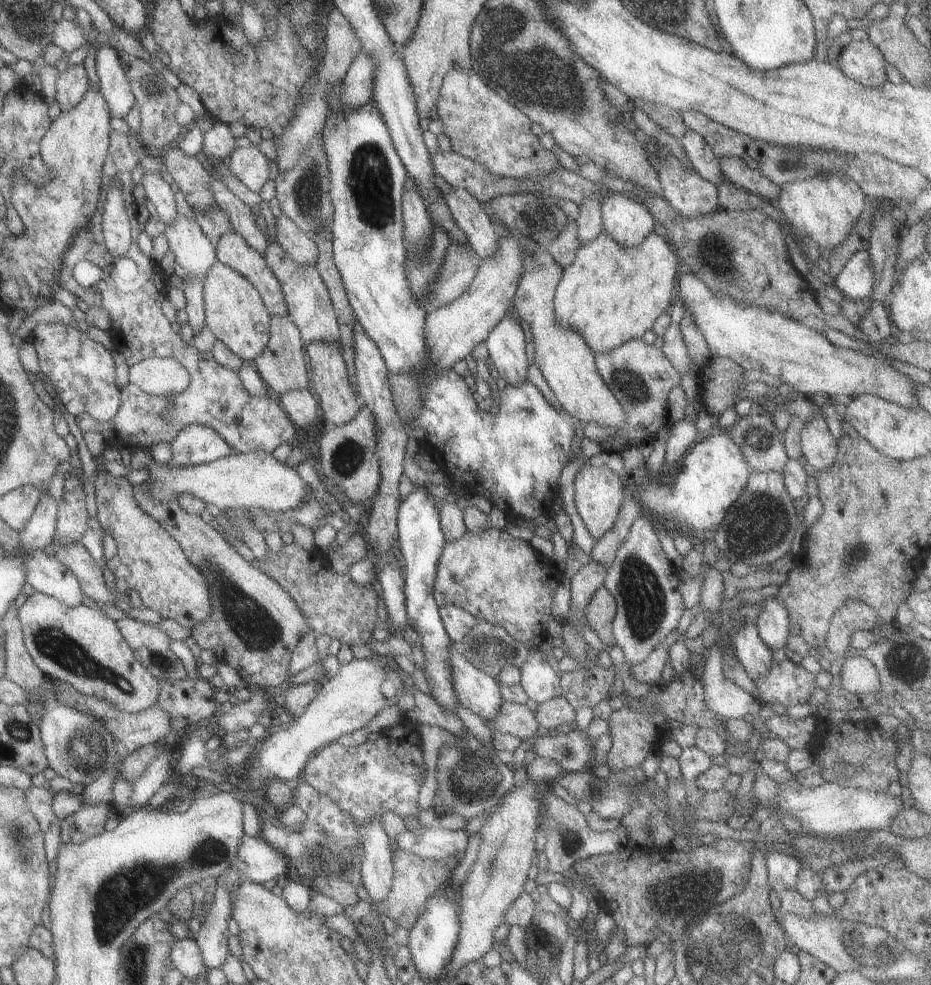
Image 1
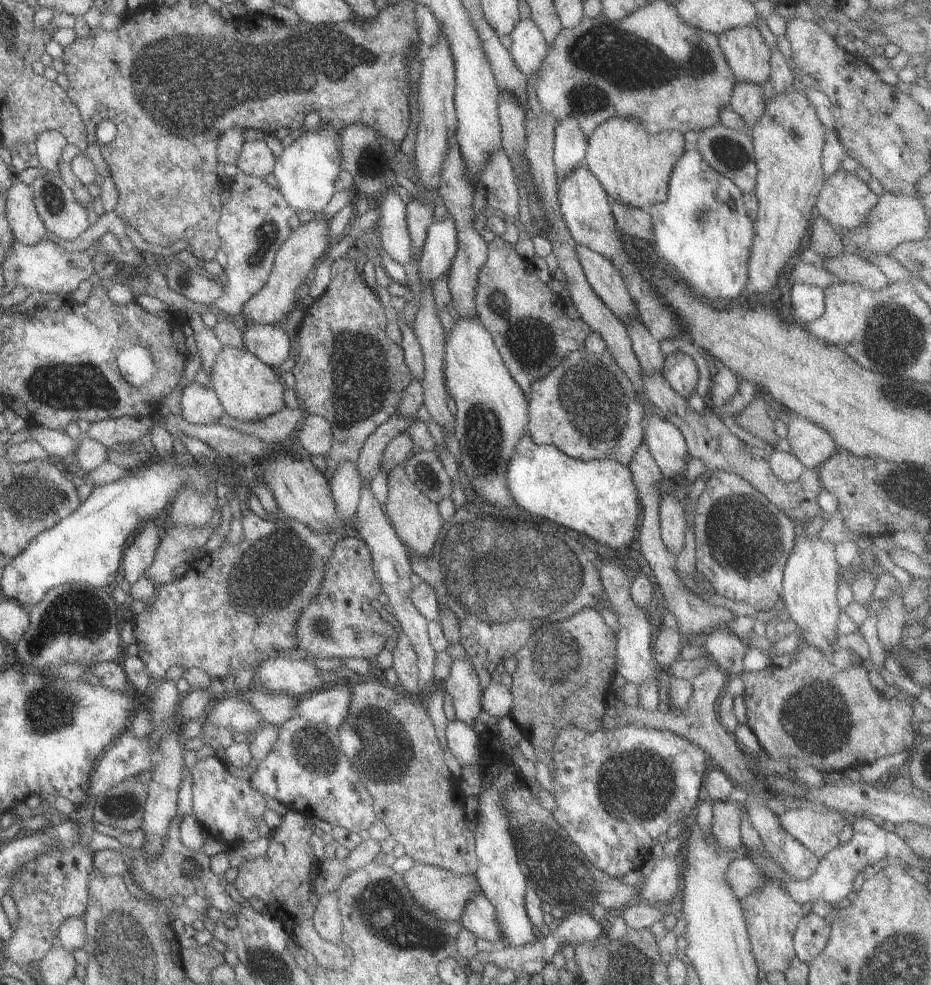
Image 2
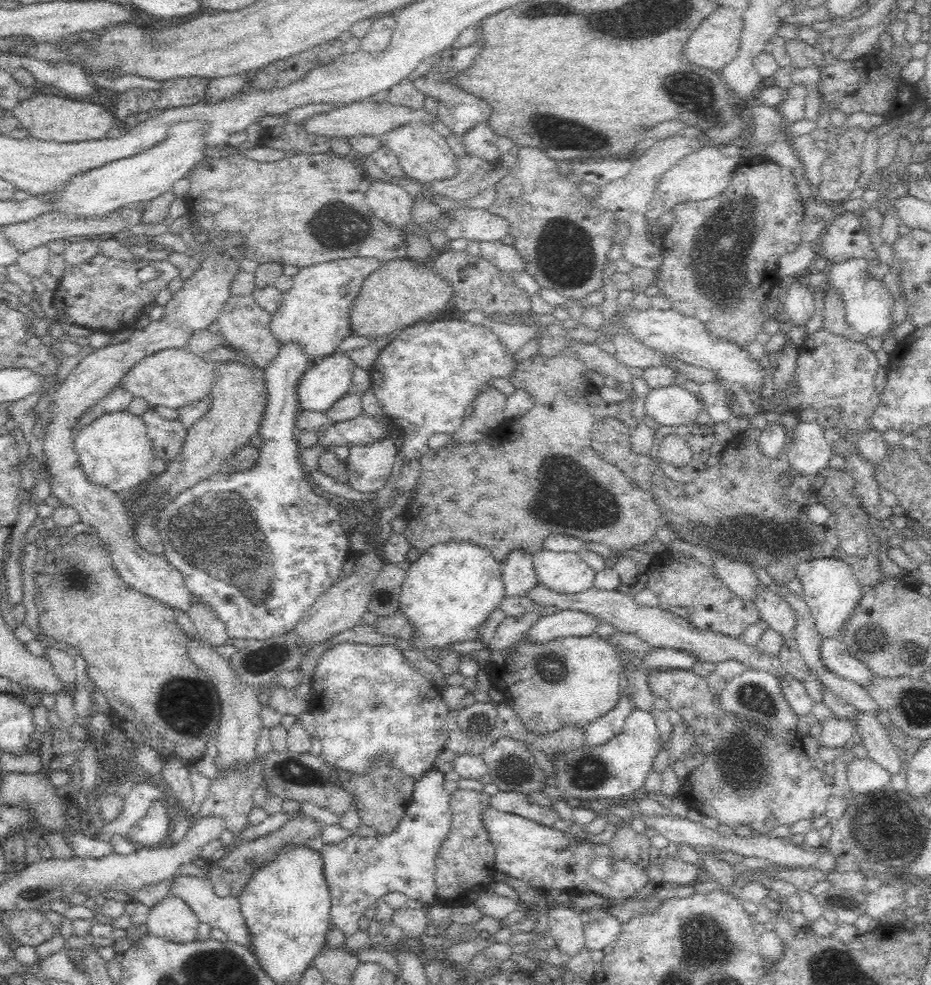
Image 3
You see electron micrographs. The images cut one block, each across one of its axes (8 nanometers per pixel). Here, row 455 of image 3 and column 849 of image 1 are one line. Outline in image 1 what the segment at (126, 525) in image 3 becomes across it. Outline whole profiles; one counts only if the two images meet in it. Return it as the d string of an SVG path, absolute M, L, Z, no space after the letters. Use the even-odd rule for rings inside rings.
M867 39L849 41L840 50L835 62L846 77L863 86L877 87L886 81L885 61L881 52Z

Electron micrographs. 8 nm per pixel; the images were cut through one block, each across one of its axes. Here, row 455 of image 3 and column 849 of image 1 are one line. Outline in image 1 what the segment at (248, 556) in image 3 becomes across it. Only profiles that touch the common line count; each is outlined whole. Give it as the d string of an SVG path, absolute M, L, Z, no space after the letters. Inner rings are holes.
M867 250L853 252L832 281L844 298L865 301L873 288L873 266Z

